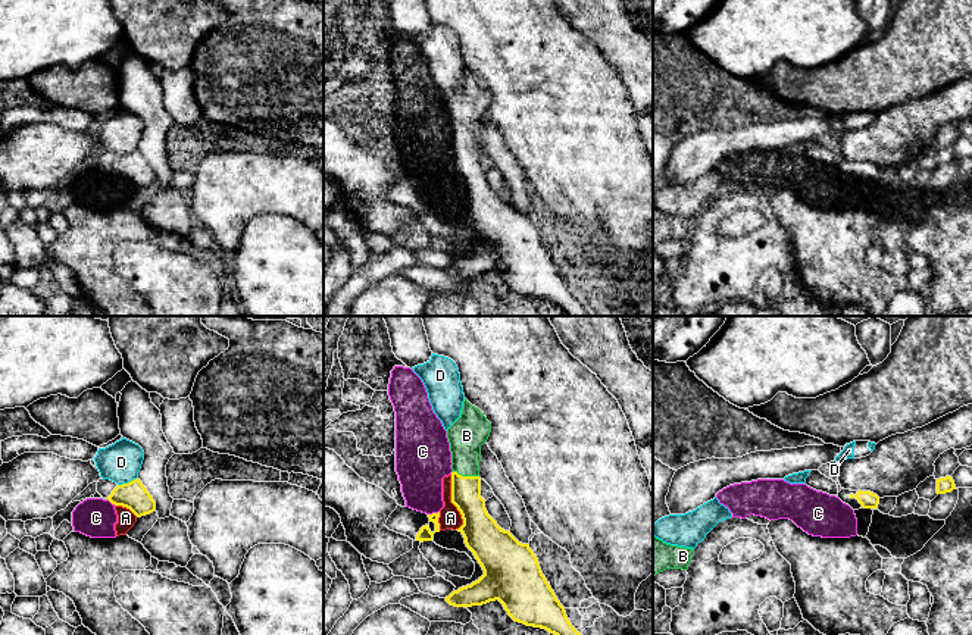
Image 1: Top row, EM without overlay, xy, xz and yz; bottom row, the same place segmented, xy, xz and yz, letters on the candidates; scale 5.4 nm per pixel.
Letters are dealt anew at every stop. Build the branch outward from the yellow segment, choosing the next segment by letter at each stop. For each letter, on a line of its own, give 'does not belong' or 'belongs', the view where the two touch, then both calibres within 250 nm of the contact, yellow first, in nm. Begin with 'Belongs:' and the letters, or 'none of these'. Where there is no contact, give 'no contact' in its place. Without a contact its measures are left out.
Belongs: B
A: does not belong; meets yellow in xz; 200 nm thick on the yellow side, 120 nm on the other
B: belongs; meets yellow in xz; 160 nm thick on the yellow side, 200 nm on the other
C: does not belong; meets yellow in xz; 70 nm thick on the yellow side, 260 nm on the other
D: does not belong; meets yellow in xy; 160 nm thick on the yellow side, 220 nm on the other

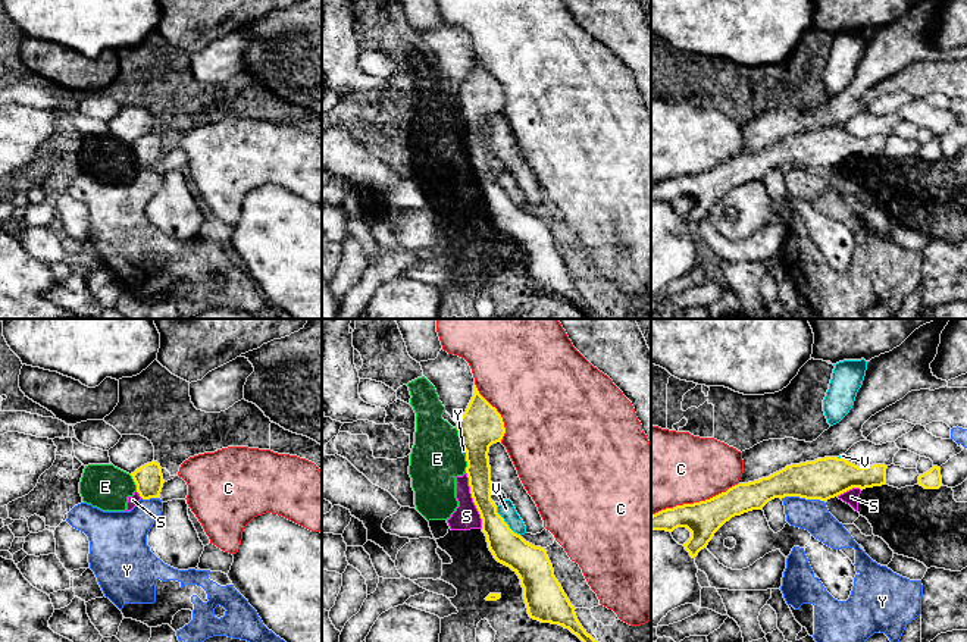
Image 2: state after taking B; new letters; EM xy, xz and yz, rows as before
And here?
Belongs: none of these
C: does not belong; meets yellow in yz; 200 nm thick on the yellow side, 420 nm on the other
E: does not belong; meets yellow in xz; 240 nm thick on the yellow side, 300 nm on the other
S: does not belong; meets yellow in xz; 150 nm thick on the yellow side, 140 nm on the other
V: does not belong; meets yellow in xz; 190 nm thick on the yellow side, 90 nm on the other
Y: does not belong; meets yellow in yz; 220 nm thick on the yellow side, 180 nm on the other

